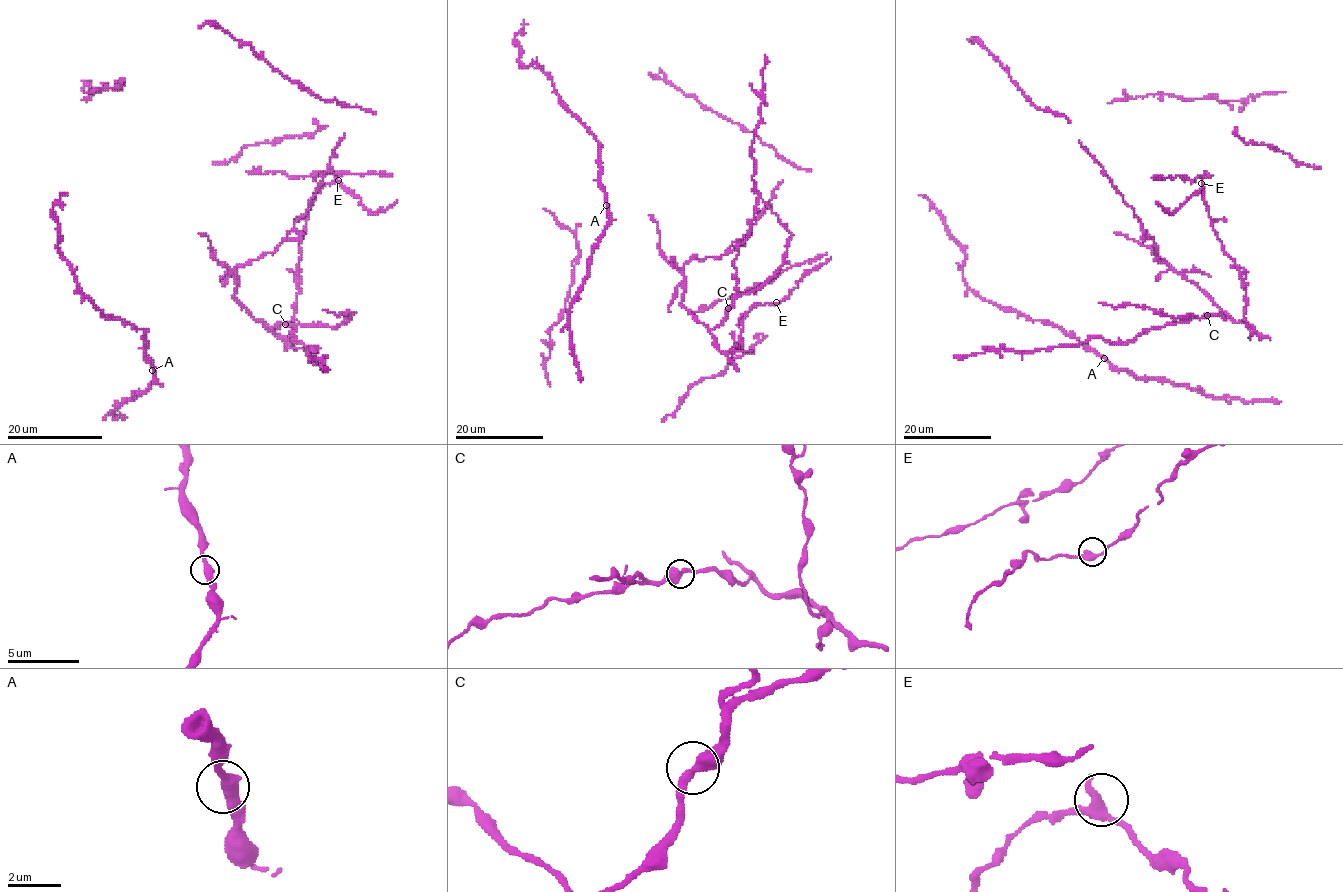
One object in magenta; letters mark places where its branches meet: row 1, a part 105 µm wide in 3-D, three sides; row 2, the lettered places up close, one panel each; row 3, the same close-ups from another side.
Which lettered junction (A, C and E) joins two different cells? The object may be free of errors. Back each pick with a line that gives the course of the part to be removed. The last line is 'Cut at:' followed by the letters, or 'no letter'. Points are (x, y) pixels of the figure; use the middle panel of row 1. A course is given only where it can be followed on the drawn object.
Cut at: no letter

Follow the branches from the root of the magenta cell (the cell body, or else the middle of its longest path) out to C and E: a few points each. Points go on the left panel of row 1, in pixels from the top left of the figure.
C: (301, 259), (292, 333), (289, 337), (278, 337), (266, 327), (285, 323)
E: (301, 259), (299, 241), (315, 195), (326, 184), (338, 180)

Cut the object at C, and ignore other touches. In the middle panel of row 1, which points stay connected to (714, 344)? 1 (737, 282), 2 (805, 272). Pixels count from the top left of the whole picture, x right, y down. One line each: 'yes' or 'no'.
1: no
2: yes

